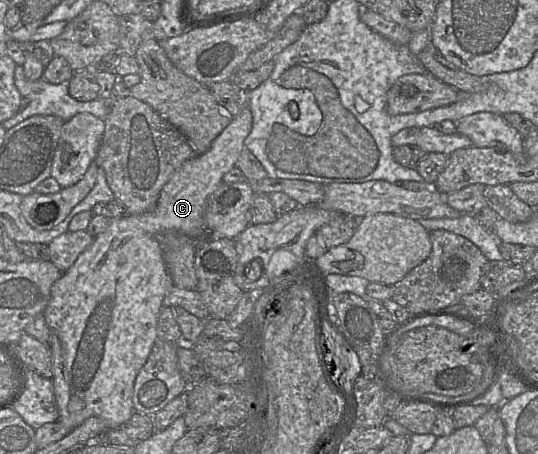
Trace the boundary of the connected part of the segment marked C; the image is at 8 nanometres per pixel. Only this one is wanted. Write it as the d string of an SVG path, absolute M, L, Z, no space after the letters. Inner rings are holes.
M248 104L232 117L208 151L186 160L173 173L163 186L152 212L110 219L107 229L94 237L92 245L52 285L49 302L42 314L50 332L52 382L59 410L58 421L64 426L75 429L89 417L96 416L108 424L108 429L115 429L131 418L134 413L132 396L135 379L157 339L159 312L174 286L155 235L161 231L175 231L194 240L200 232L208 235L204 220L207 200L223 182L223 176L235 167L251 129L252 114Z

